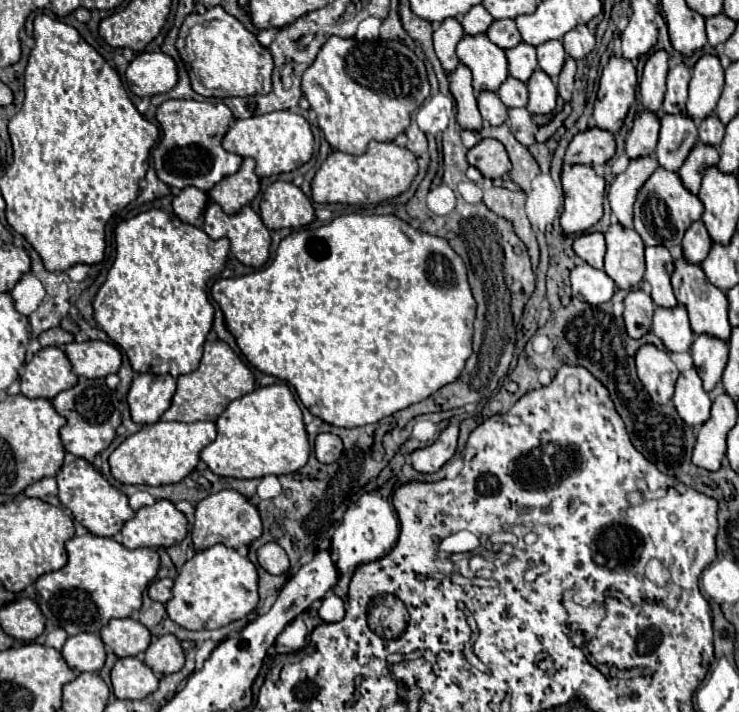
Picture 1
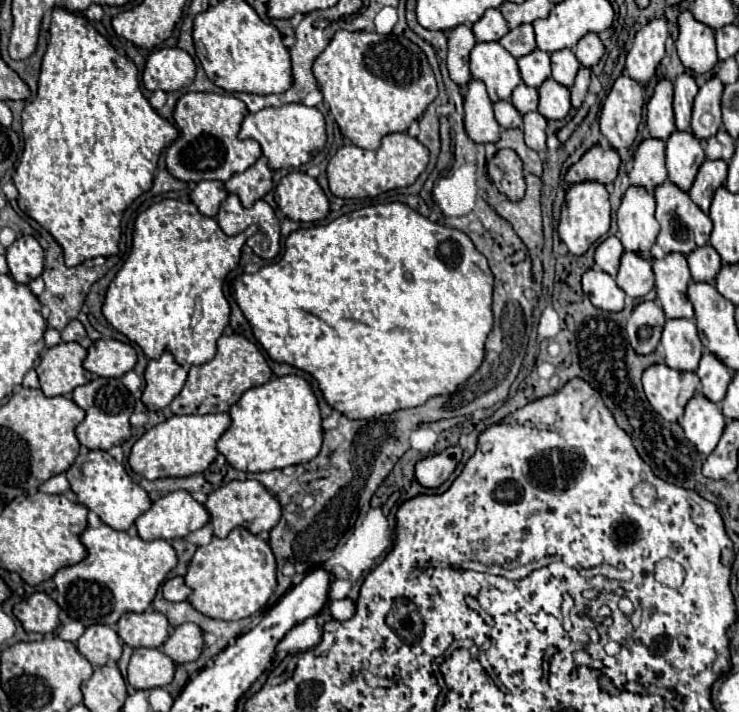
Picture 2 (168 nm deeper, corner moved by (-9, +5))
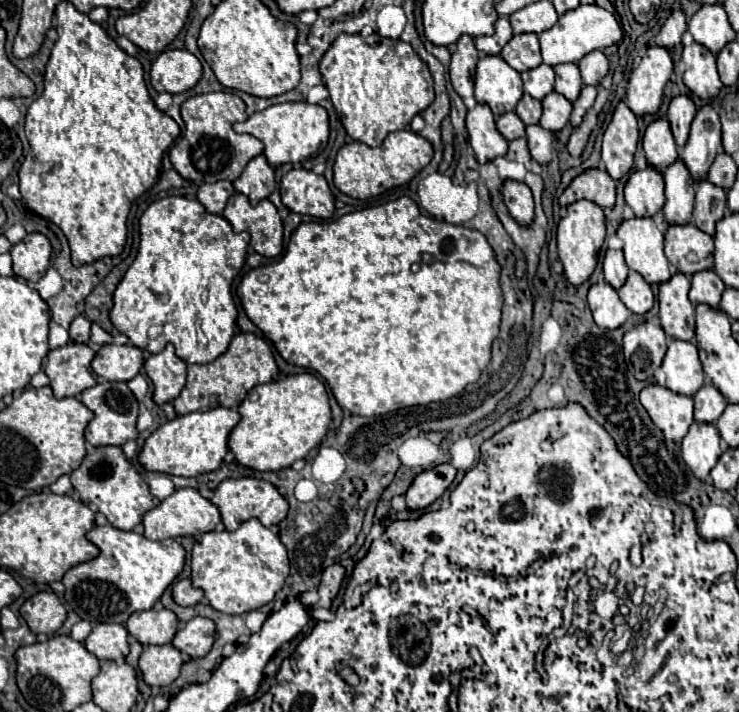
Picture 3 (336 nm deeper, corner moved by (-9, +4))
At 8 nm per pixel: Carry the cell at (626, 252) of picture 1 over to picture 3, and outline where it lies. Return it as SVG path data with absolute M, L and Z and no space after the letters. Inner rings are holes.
M635 271L629 273L627 283L619 289L619 297L625 303L625 307L631 313L637 313L637 315L645 315L653 307L653 303L655 303L651 285Z

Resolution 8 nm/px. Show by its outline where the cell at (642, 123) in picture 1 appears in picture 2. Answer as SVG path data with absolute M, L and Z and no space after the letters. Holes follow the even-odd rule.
M661 138L641 140L633 154L633 172L629 182L633 186L645 186L649 192L667 180L665 168L665 142Z

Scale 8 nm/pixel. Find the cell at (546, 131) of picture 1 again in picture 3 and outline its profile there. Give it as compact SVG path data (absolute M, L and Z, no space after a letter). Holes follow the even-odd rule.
M589 111L589 115L585 115L583 123L571 133L569 137L569 143L567 143L567 151L573 155L573 157L579 157L589 141L589 135L591 131L597 127L597 113L595 111Z

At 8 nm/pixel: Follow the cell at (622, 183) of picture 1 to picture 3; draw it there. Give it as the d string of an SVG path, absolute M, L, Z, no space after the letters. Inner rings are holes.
M653 219L623 221L617 237L625 243L623 253L631 271L637 271L649 285L671 279L671 267L663 253L663 233Z

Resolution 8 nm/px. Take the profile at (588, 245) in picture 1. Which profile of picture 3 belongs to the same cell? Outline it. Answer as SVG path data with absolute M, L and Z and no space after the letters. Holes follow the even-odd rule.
M615 249L607 251L605 263L603 263L603 273L605 273L605 281L613 289L621 289L623 287L623 283L627 281L627 275L629 275L627 263L623 259L623 251L615 251Z

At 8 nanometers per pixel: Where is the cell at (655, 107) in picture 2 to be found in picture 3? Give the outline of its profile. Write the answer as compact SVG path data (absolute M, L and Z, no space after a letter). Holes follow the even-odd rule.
M657 119L647 127L643 137L643 149L647 155L647 163L651 167L657 167L657 171L661 173L677 161L677 145L673 141L671 127L665 119Z

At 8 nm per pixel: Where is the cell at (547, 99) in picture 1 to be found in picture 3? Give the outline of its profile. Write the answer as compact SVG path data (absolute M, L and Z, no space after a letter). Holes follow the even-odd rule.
M549 93L545 99L543 99L543 117L541 117L541 127L545 127L547 131L561 131L567 121L569 121L569 115L571 115L571 103L559 95L559 93Z

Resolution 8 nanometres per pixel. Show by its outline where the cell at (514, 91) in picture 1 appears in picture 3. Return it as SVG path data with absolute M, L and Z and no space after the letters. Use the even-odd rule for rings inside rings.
M523 95L515 113L519 115L519 119L525 123L525 125L533 125L533 123L539 123L541 119L541 101L539 99L533 99L531 95Z

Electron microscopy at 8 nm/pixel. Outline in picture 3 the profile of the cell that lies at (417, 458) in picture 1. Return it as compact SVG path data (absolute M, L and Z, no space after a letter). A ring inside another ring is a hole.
M447 463L437 465L431 471L419 473L405 495L407 509L415 511L429 507L435 499L439 499L445 493L445 489L453 483L453 479L455 479L455 469Z

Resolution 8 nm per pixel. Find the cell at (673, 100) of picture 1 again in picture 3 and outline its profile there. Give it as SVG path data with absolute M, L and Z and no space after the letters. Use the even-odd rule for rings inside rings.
M681 95L681 97L675 97L669 105L669 113L667 113L667 119L669 119L669 125L671 125L671 133L673 133L673 139L677 143L679 149L685 147L687 143L687 137L689 137L689 127L691 127L691 121L697 113L697 107L695 103Z

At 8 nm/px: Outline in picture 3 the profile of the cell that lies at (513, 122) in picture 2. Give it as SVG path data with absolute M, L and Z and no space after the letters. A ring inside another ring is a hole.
M505 113L505 115L497 117L497 129L507 141L513 141L513 139L519 139L525 135L525 125L515 113Z

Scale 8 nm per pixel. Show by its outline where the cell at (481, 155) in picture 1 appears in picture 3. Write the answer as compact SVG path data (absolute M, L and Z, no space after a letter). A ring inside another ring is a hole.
M505 181L503 183L503 199L505 199L505 205L511 213L511 217L527 227L533 223L535 219L535 213L533 213L533 195L529 191L529 187L525 183L519 183L519 181Z

